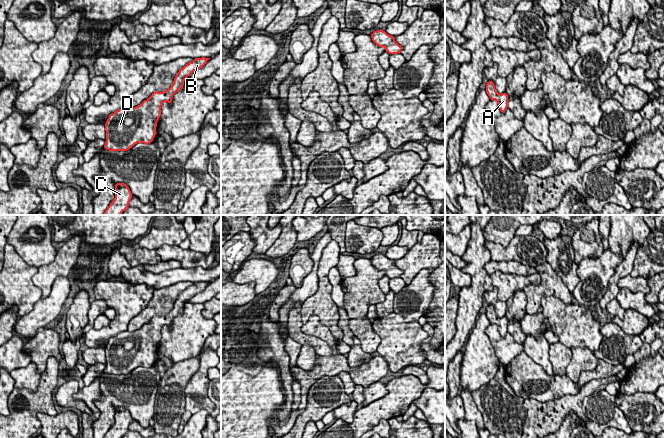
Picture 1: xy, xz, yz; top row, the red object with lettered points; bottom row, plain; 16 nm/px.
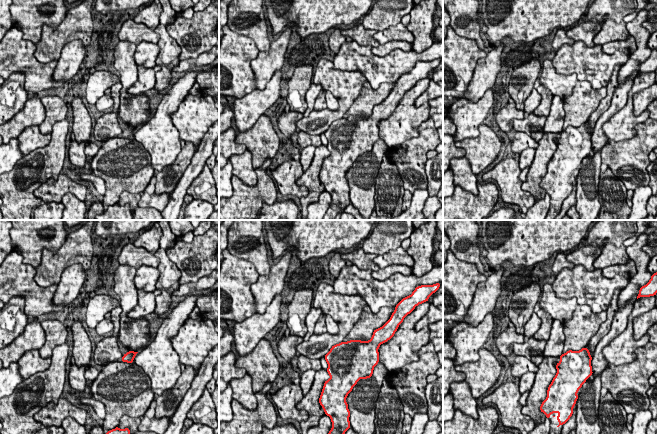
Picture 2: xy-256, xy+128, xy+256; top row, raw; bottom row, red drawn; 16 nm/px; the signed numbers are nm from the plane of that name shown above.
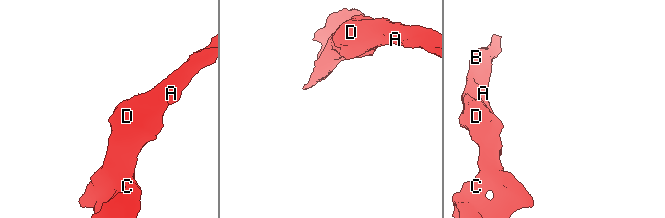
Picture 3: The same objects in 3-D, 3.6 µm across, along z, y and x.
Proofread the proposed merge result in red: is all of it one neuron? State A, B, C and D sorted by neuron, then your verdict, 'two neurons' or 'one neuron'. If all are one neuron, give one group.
A B C D; one neuron

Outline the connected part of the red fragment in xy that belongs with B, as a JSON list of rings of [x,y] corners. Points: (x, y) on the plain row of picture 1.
[[[196,282],[176,298],[173,308],[164,316],[154,315],[140,329],[124,331],[111,337],[106,345],[106,367],[109,375],[127,375],[137,367],[150,368],[156,359],[157,346],[164,325],[171,328],[173,319],[182,314],[185,303],[202,292],[210,282]]]

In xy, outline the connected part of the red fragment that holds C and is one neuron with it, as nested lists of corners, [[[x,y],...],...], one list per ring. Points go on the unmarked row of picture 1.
[[[124,407],[115,408],[115,422],[103,438],[122,438],[129,431],[129,425],[133,421],[129,411]]]

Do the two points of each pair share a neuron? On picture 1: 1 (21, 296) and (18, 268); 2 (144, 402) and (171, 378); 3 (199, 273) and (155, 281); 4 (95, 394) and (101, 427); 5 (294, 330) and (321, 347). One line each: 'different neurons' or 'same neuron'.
1: same neuron
2: different neurons
3: same neuron
4: different neurons
5: same neuron

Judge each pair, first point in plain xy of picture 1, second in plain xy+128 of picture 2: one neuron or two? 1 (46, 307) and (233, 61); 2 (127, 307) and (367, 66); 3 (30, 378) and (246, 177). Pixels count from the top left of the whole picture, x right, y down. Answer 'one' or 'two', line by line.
1: two
2: two
3: one

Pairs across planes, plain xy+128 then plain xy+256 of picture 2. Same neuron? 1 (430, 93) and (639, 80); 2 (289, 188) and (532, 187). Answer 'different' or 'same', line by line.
1: different
2: different

